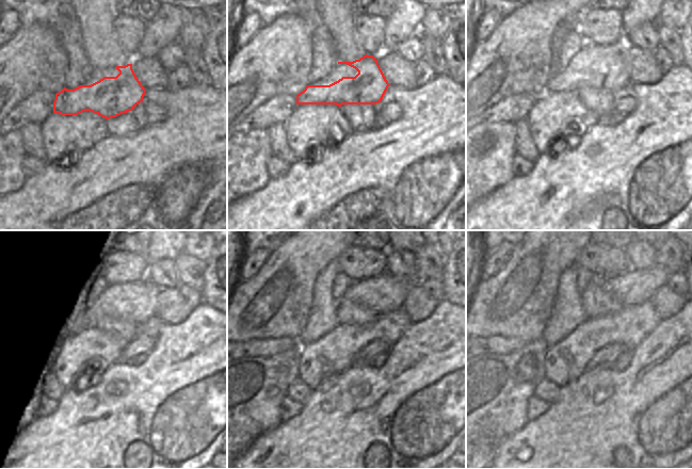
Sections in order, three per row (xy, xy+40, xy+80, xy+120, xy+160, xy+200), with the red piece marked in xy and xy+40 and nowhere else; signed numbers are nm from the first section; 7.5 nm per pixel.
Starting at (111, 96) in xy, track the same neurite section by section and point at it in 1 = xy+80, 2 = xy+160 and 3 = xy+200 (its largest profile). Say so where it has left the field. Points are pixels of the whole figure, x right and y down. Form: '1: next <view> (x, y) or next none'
1: next xy+80 (610, 62)
2: next xy+160 (385, 293)
3: next xy+200 (633, 287)

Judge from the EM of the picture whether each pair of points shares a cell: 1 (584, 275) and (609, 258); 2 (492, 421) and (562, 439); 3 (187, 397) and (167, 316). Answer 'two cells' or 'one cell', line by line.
1: two cells
2: two cells
3: two cells

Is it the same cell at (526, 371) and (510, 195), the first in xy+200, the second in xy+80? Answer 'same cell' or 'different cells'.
different cells

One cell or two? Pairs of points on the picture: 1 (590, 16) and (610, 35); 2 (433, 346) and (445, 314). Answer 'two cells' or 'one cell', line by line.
1: one cell
2: one cell

